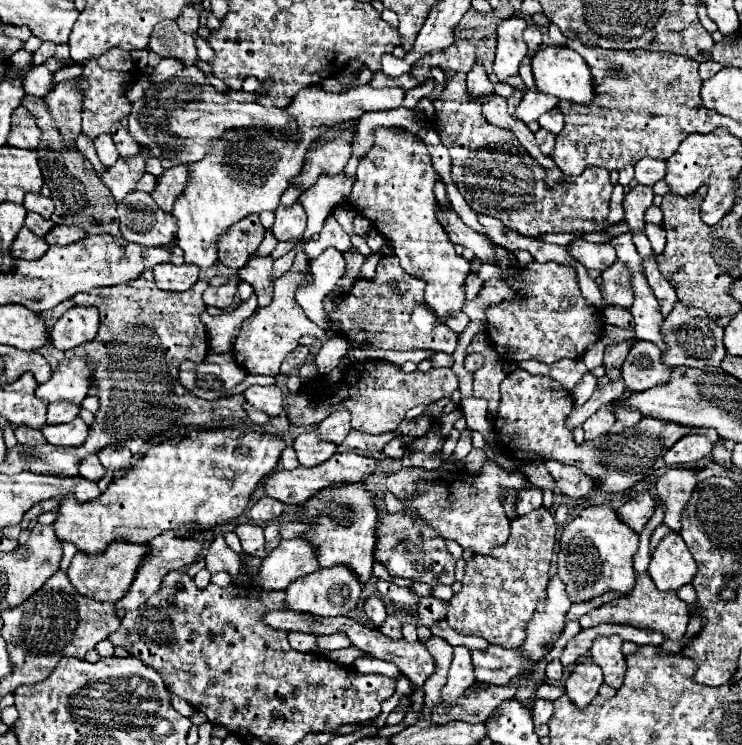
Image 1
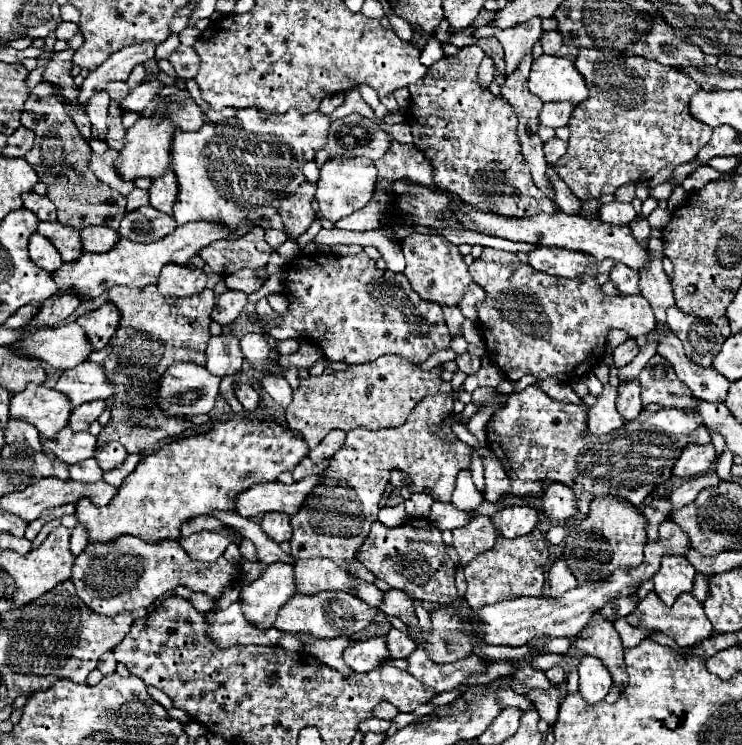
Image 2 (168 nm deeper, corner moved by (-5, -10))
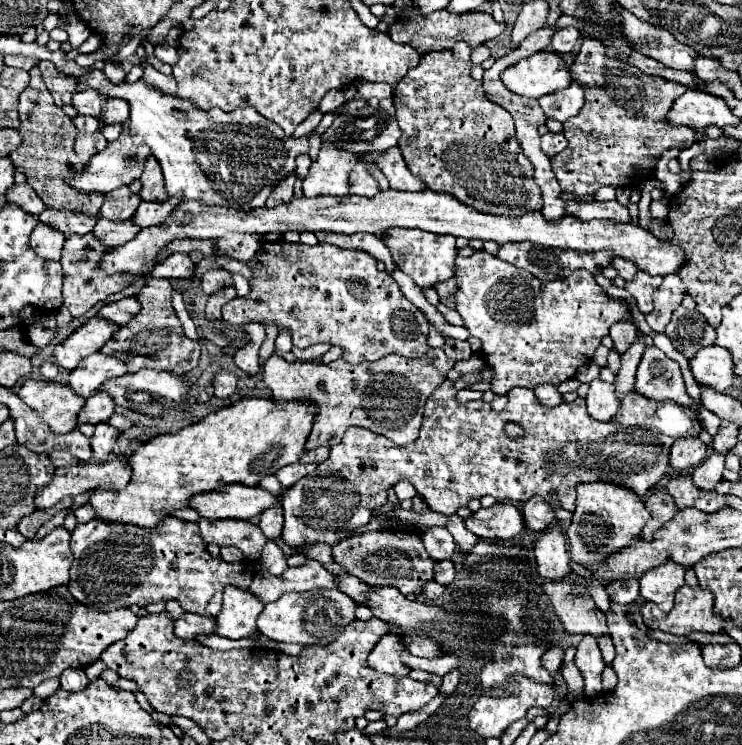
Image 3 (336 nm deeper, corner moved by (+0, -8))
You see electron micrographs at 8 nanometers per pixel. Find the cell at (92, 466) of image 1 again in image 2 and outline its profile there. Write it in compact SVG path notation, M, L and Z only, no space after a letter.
M95 458L69 466L69 472L71 472L71 480L77 482L99 482L103 478L103 470L97 466Z

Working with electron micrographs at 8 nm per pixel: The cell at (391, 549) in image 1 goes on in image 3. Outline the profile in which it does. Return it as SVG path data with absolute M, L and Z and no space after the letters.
M380 530L356 534L340 540L332 546L332 558L348 574L356 576L368 586L394 586L406 594L420 594L422 586L434 578L434 560L424 550L424 544L416 532Z

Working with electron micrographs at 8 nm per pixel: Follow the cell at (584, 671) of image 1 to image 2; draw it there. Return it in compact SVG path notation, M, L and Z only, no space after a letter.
M583 656L579 662L579 694L585 702L601 702L611 688L611 676L607 668L593 656Z

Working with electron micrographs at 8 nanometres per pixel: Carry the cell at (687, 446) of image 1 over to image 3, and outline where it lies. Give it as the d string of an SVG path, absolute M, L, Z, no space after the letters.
M680 438L672 444L670 450L670 466L676 470L694 468L704 462L708 446L700 438Z

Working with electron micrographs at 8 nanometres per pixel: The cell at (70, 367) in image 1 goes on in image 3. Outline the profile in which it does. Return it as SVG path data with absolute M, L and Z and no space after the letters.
M90 354L84 358L76 370L70 372L70 382L68 386L80 394L82 398L90 398L92 392L104 384L108 378L116 378L126 374L128 368L122 360L114 356L104 356L104 354Z

